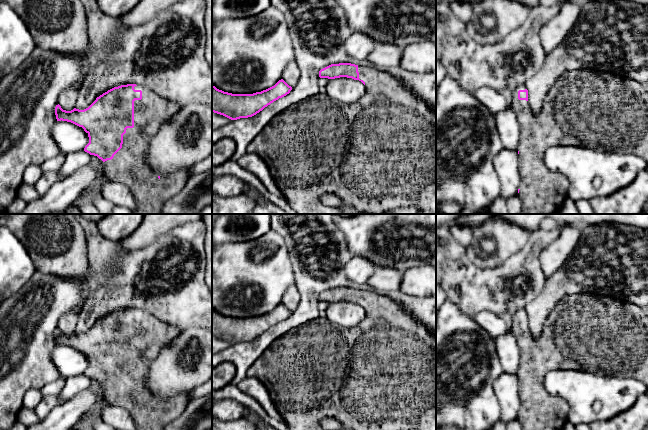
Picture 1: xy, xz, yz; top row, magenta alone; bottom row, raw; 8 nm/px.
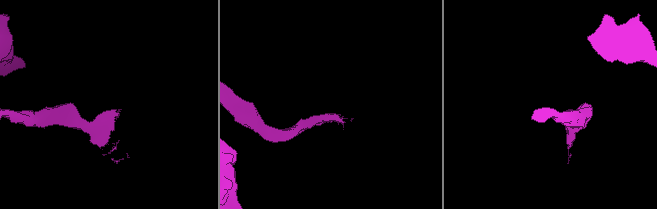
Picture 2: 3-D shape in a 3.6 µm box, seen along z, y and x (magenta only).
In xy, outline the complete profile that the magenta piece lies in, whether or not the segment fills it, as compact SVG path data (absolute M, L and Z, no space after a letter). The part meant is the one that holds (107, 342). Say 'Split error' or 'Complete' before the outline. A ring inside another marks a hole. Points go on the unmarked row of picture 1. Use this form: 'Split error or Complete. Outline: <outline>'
Split error. Outline: M127 308L114 311L103 317L86 333L66 335L58 328L55 331L57 345L71 346L82 351L88 358L89 367L84 375L104 386L107 405L125 408L139 430L164 430L164 427L179 417L189 403L188 392L172 398L158 400L145 386L150 364L161 349L171 344L182 329L164 323L145 310Z

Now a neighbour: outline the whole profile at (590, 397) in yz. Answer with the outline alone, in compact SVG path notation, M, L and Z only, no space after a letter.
M561 369L543 378L545 390L568 403L567 421L574 426L616 417L646 394L647 386L633 377L619 378Z

